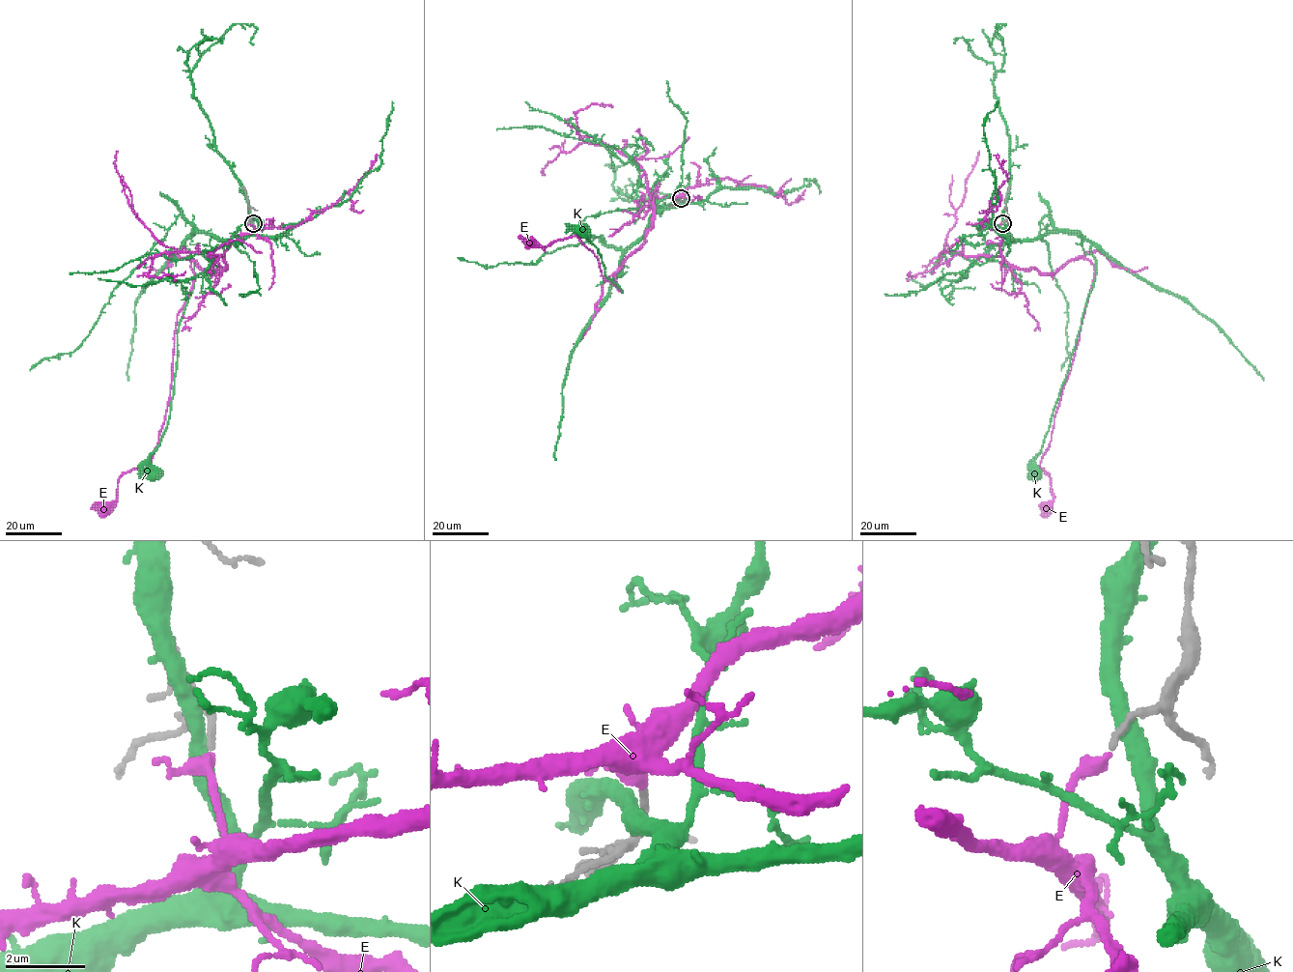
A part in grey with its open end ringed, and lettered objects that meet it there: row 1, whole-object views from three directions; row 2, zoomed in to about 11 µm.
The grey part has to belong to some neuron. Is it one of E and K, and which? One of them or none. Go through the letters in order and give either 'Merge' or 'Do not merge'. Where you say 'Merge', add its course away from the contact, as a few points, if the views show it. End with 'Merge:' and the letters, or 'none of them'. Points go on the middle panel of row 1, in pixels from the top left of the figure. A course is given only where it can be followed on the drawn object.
E: Merge. Its course: (681, 198), (653, 197), (652, 228), (614, 274), (620, 291), (577, 237), (544, 249), (533, 241)
K: Do not merge
Merge: E

